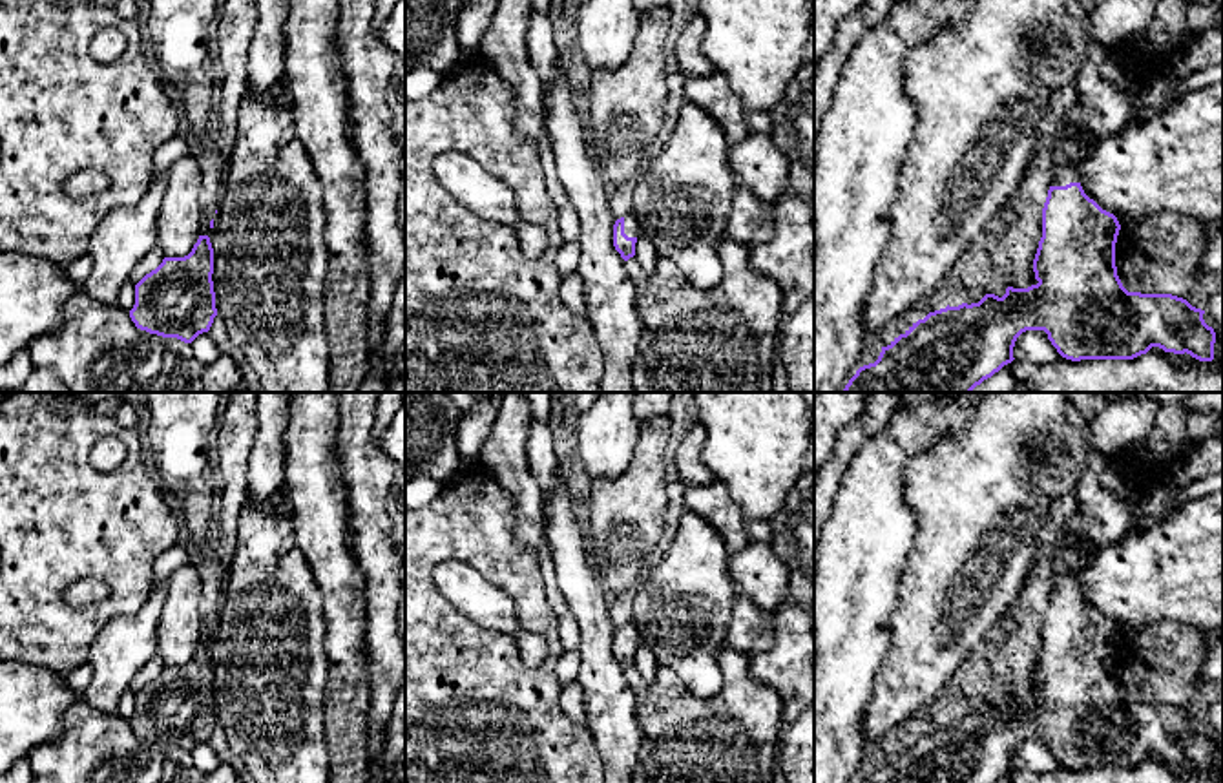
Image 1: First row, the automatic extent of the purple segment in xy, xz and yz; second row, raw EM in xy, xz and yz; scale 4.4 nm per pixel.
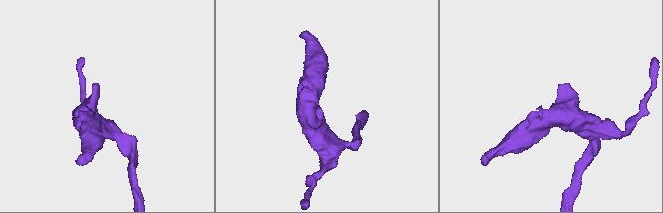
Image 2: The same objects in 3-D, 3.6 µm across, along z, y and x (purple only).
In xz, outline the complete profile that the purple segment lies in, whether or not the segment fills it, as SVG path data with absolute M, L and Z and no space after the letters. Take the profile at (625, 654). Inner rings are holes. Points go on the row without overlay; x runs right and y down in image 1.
M630 622L613 633L613 655L624 670L635 664L635 652L641 646L637 628Z

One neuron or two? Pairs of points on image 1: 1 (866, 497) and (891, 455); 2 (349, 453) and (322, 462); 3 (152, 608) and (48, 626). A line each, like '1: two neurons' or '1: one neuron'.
1: one neuron
2: two neurons
3: two neurons

